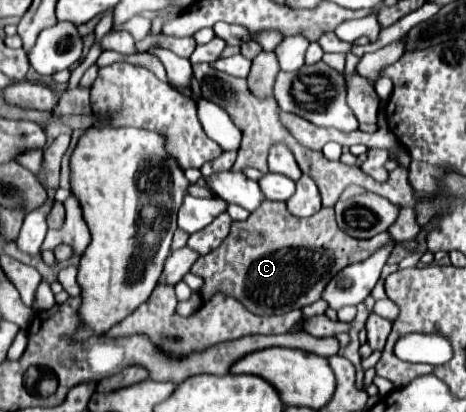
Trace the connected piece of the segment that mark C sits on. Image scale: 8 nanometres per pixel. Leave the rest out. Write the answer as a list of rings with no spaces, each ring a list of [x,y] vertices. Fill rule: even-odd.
[[[264,200],[248,220],[232,222],[226,240],[210,254],[200,256],[192,266],[192,274],[204,280],[200,288],[204,302],[212,294],[222,292],[236,298],[252,314],[272,316],[316,302],[336,272],[348,264],[366,260],[388,242],[392,238],[386,232],[370,240],[350,238],[336,226],[332,208],[322,208],[310,218],[296,218],[286,210],[284,202]]]

